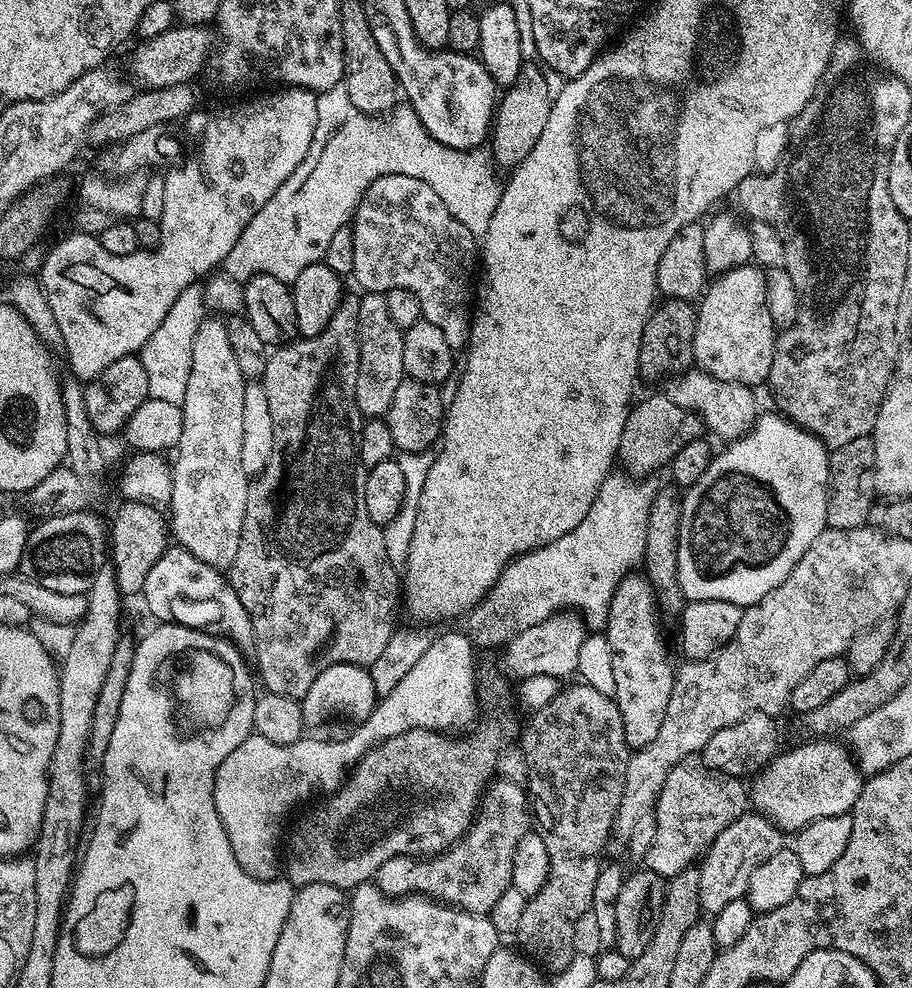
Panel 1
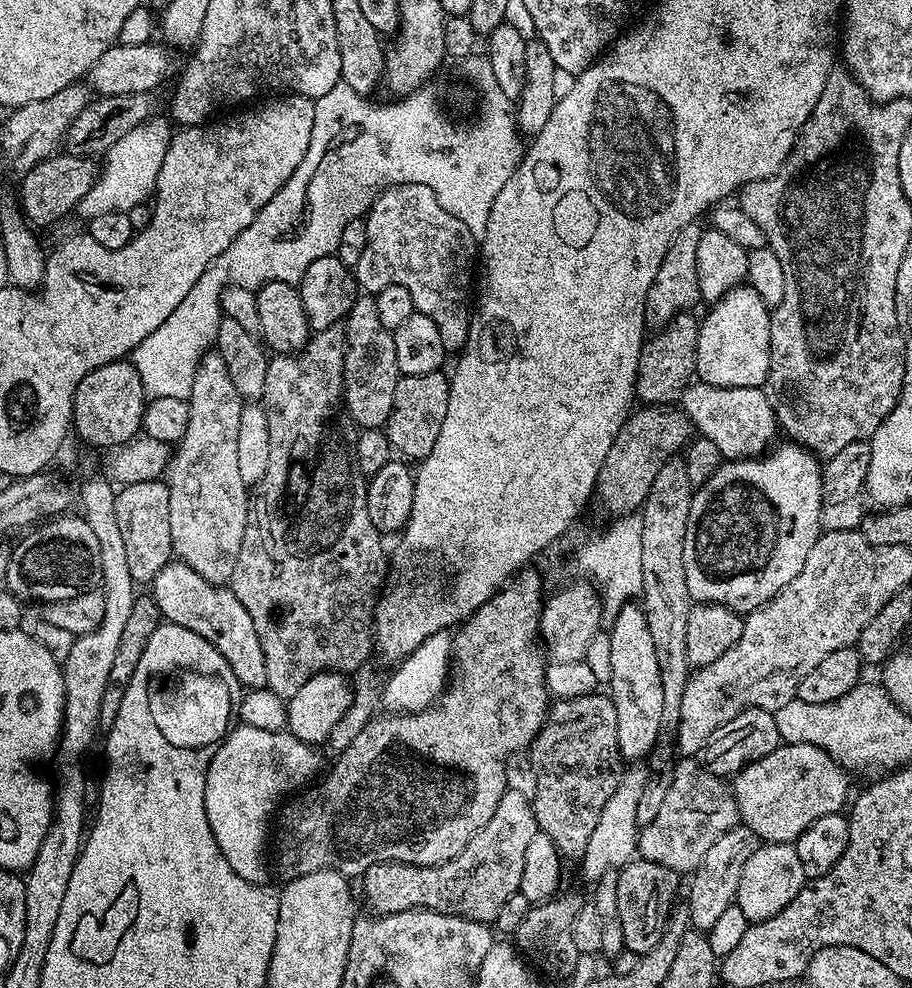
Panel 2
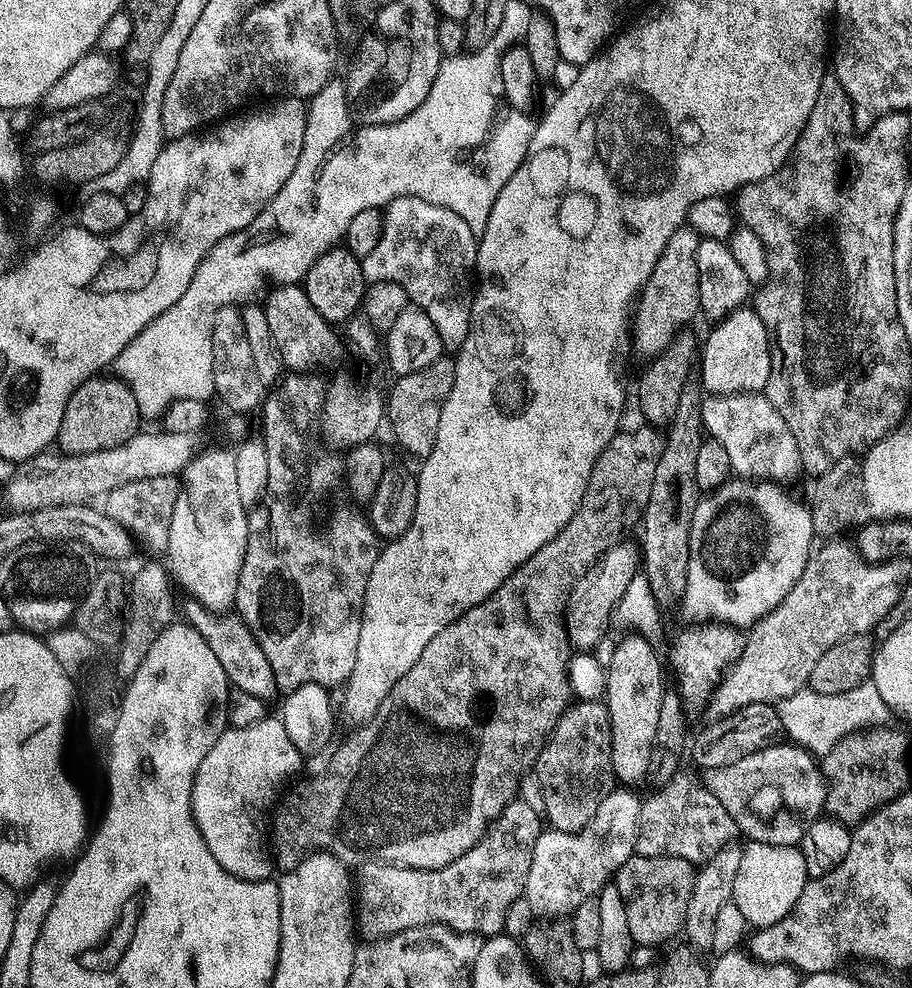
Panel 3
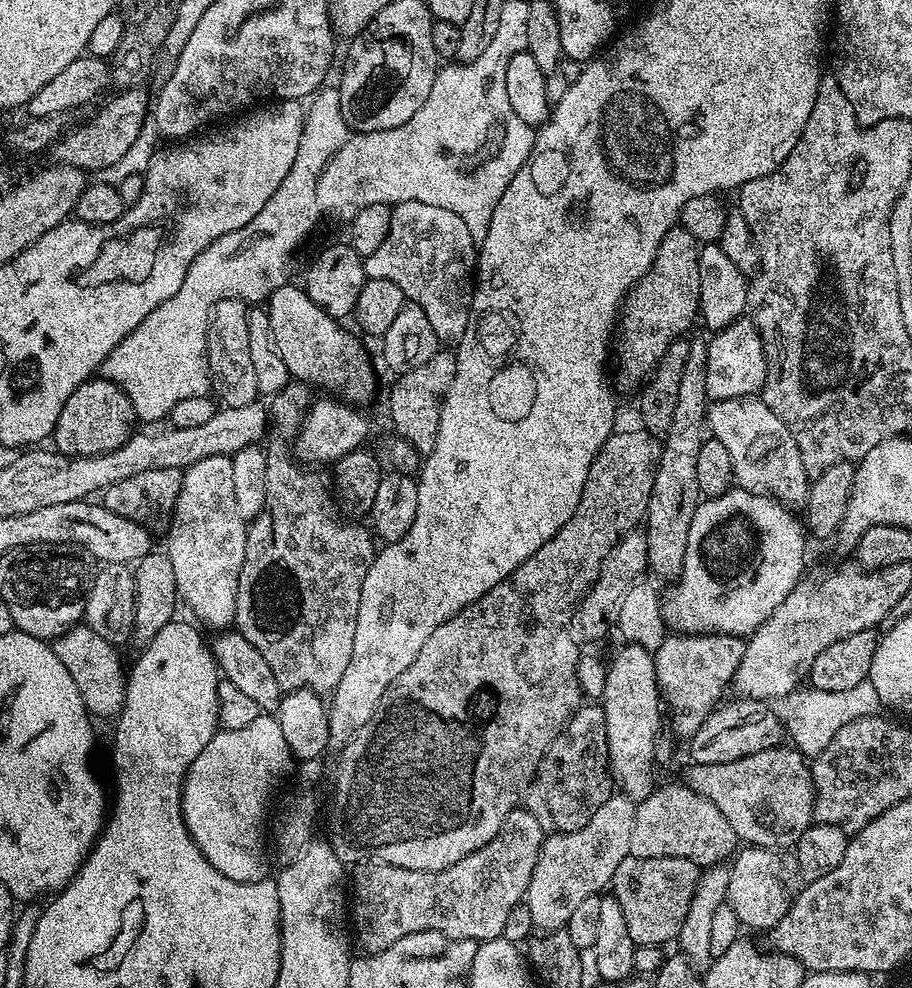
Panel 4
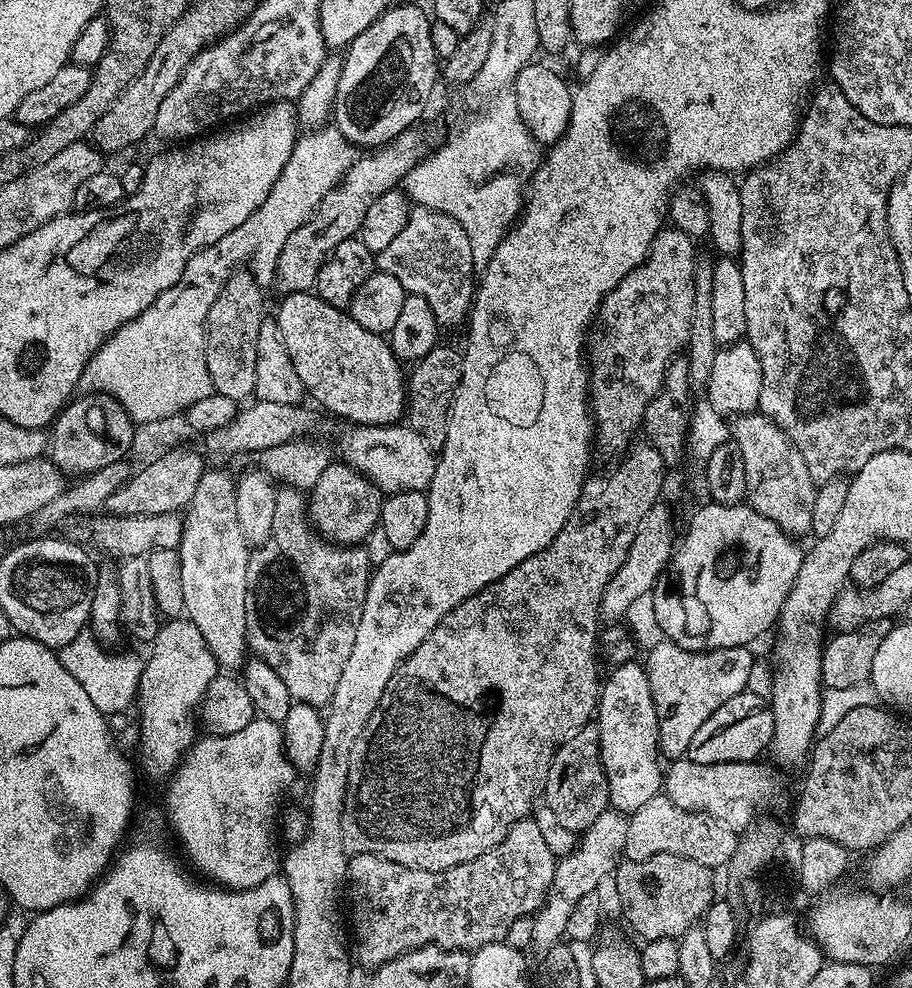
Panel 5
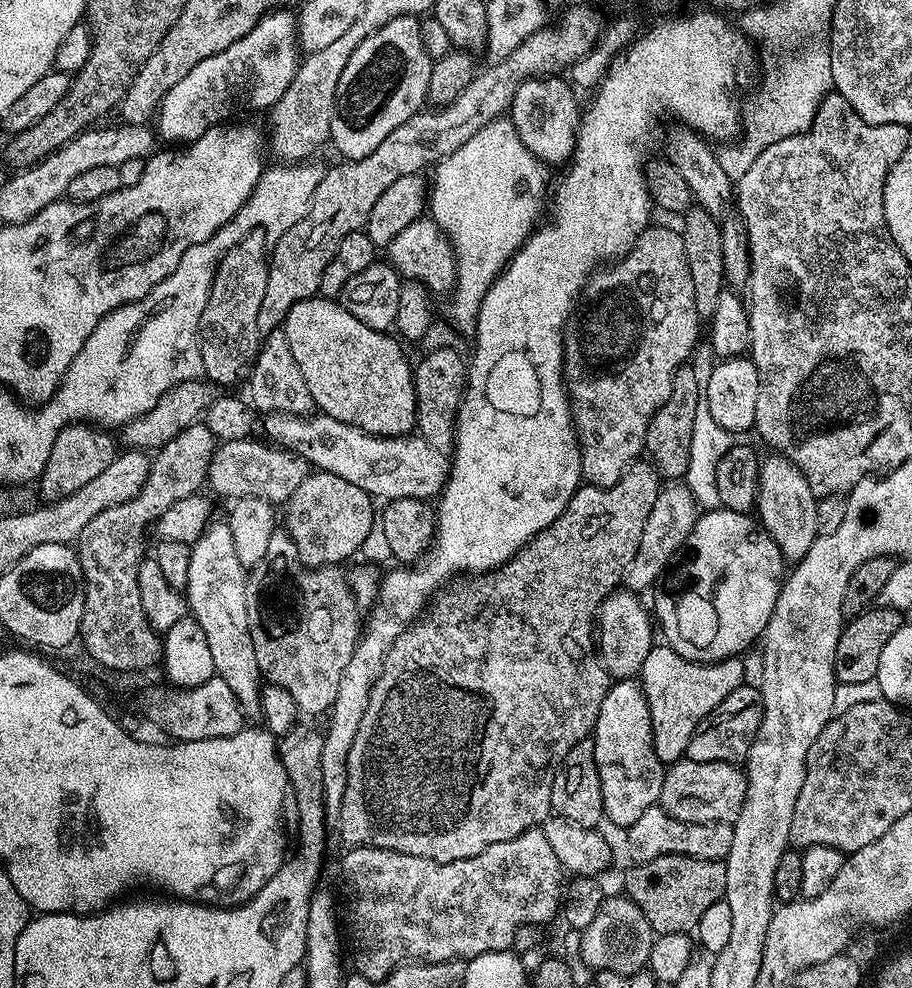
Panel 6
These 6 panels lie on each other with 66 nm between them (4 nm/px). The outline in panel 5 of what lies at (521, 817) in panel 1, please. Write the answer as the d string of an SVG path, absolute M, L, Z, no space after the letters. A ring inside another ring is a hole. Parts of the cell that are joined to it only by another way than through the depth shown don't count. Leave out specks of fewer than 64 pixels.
M529 818L520 820L502 838L498 846L486 850L478 858L470 862L462 862L462 866L450 866L450 870L418 870L417 868L407 868L398 862L390 862L381 856L374 854L349 855L348 858L348 878L346 881L346 908L352 911L352 920L350 916L350 936L354 941L354 960L359 967L369 970L382 966L394 958L398 958L403 952L409 952L412 948L424 948L428 944L434 944L437 948L458 948L461 950L475 950L481 948L484 944L494 944L503 942L506 938L506 930L510 930L510 922L514 922L523 916L532 916L544 904L544 899L548 897L550 886L554 882L554 870L558 857L546 846L546 841L542 838L542 833L538 831L535 819Z

